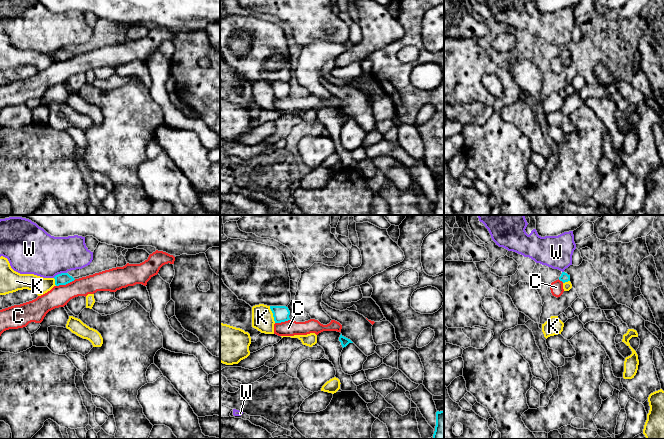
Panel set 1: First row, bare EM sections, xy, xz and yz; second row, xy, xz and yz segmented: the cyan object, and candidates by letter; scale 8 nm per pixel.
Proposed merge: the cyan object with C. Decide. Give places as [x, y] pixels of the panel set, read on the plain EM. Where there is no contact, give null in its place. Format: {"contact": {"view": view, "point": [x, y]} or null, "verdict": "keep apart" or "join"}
{"contact": {"view": "xy", "point": [65, 60]}, "verdict": "keep apart"}

